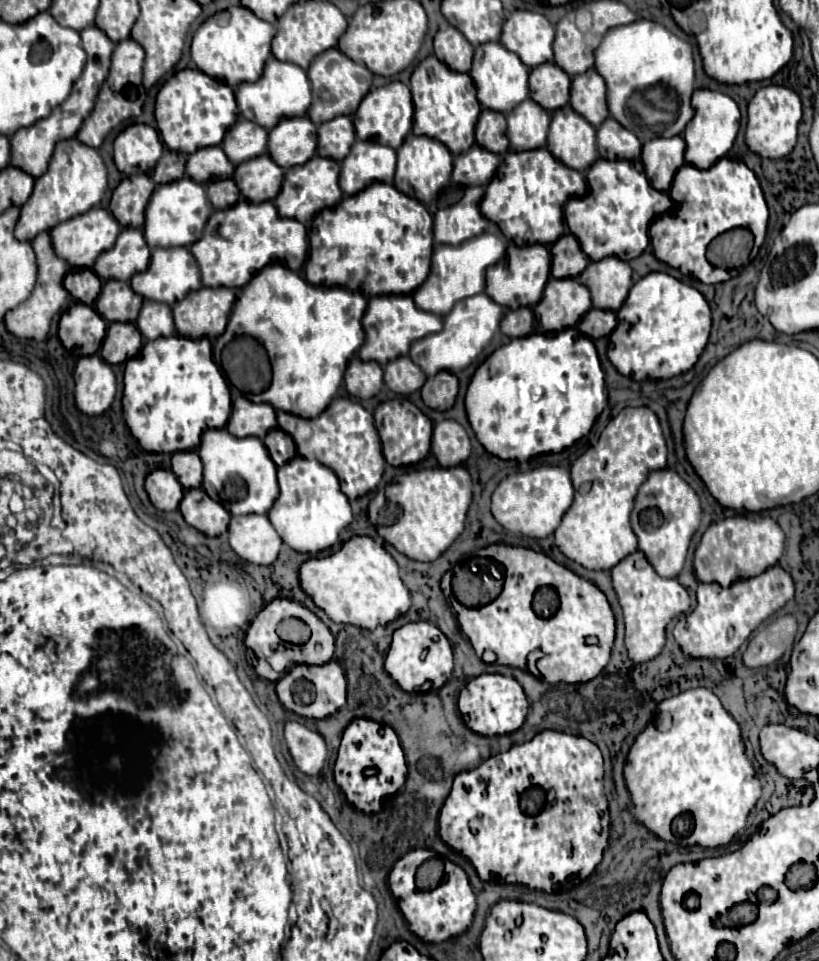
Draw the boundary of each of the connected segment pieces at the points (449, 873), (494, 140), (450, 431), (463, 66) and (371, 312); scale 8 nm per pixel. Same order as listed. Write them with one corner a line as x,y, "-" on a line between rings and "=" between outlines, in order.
445,860
443,882
429,892
409,892
397,898
399,910
405,916
407,926
425,942
443,942
465,932
475,915
475,894
469,886
467,874
457,864
=
483,110
475,128
475,138
477,144
493,154
505,154
509,150
509,140
507,140
507,122
501,112
493,110
=
443,420
433,428
431,450
441,466
459,466
471,454
469,436
459,422
=
449,26
435,34
435,56
445,62
455,72
469,72
473,60
473,46
465,40
465,36
=
375,296
367,304
363,326
365,326
365,344
359,348
361,360
365,362
375,360
381,366
385,366
385,362
391,362
393,358
407,356
413,340
441,330
443,322
437,314
419,310
411,296

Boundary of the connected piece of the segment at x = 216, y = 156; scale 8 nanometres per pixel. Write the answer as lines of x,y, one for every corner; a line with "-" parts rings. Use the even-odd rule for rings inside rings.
209,146
201,148
195,154
189,156
185,172
189,178
201,184
209,184
217,178
231,178
235,166
225,158
225,152
221,146

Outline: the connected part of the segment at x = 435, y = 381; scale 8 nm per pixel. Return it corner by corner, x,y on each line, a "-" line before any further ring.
441,372
433,378
427,378
427,382
421,388
421,398
425,406
445,412
455,404
457,390
457,376
451,372

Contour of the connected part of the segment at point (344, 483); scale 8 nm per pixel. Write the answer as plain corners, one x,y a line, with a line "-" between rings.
337,396
317,418
309,420
279,410
277,422
279,428
285,430
295,440
297,452
303,458
319,460
323,466
331,468
337,474
341,482
341,492
349,500
355,500
375,490
375,486
381,482
385,468
385,458
381,454
381,440
373,426
373,414
367,412
359,402

